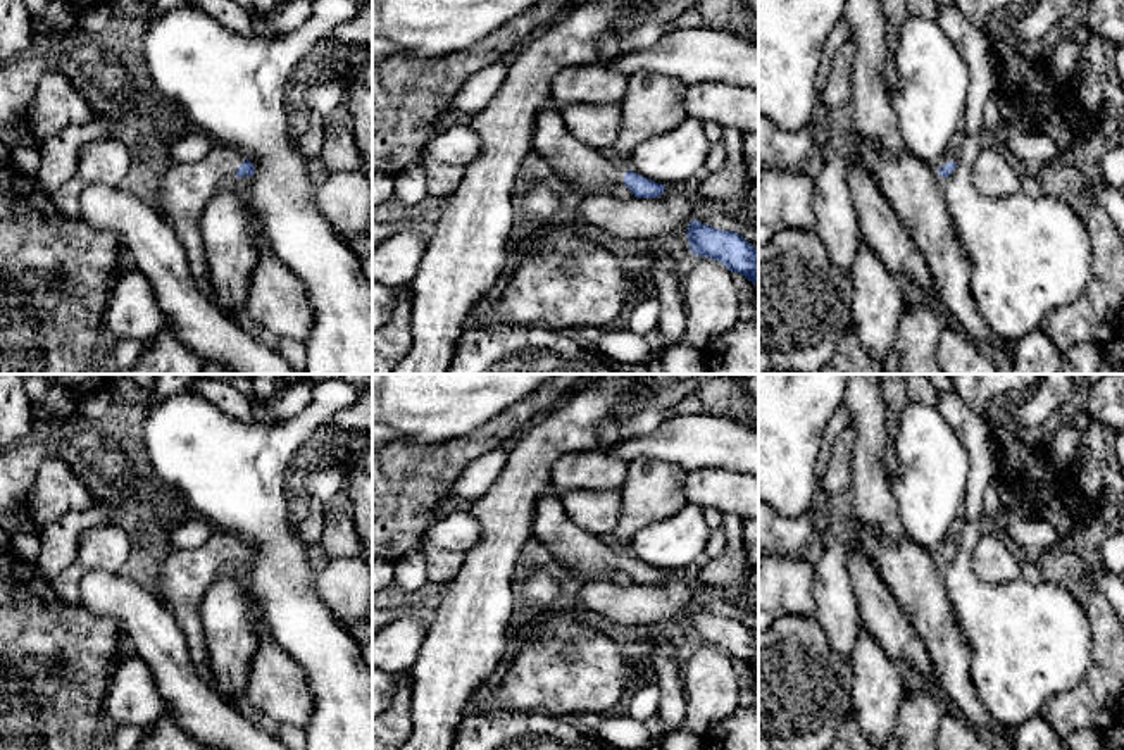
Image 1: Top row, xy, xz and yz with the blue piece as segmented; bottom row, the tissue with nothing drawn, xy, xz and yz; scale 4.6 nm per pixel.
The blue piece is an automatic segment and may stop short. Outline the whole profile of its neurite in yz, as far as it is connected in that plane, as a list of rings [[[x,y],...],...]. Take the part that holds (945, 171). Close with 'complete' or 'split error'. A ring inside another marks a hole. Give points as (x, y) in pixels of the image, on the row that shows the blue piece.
[[[948,148],[946,153],[938,162],[940,176],[948,178],[955,171],[959,159],[960,152],[957,148]]]; split error

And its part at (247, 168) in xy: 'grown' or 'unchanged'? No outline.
grown

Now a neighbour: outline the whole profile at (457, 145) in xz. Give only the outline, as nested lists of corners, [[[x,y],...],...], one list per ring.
[[[455,124],[440,133],[428,143],[421,164],[433,162],[446,166],[467,166],[481,153],[479,136],[465,124]]]

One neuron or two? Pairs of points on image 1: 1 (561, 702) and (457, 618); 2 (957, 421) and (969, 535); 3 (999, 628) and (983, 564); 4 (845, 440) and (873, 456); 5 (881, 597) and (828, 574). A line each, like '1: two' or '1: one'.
1: two
2: one
3: two
4: two
5: two

